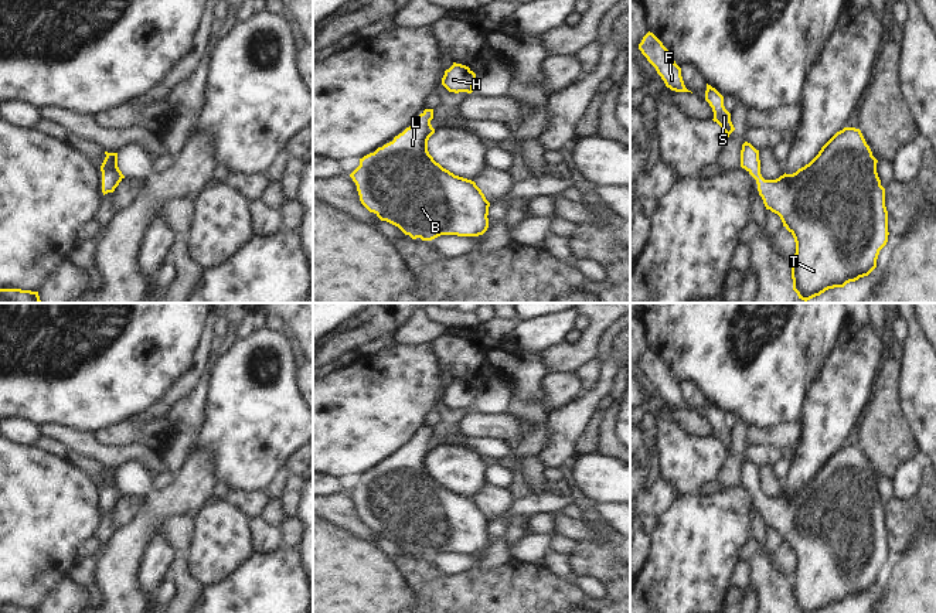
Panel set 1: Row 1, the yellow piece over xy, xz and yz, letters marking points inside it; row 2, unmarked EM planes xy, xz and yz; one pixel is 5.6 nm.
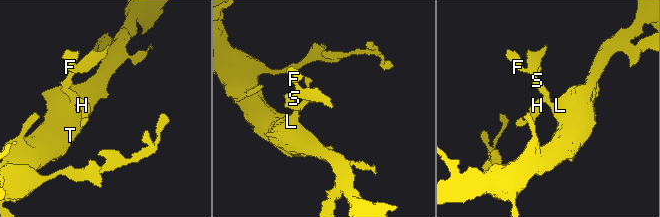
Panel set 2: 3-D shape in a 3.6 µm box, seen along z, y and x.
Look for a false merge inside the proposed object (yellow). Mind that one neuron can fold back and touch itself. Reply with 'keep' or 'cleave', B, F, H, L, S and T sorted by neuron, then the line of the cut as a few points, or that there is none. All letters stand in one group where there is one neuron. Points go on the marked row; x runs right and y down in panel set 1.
keep; B F H L S T; no cut

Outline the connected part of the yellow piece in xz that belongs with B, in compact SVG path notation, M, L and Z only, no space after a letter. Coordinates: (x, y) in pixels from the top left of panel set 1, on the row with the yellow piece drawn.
M425 109L392 142L360 159L360 166L350 174L357 185L360 201L381 221L398 227L412 239L483 235L489 228L490 202L474 181L455 176L429 154L428 140L435 133L432 119L433 109Z

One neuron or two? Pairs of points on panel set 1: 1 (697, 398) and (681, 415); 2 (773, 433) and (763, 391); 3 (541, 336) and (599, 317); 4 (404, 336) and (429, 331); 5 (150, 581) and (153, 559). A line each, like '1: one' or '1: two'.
1: two
2: two
3: two
4: one
5: one

